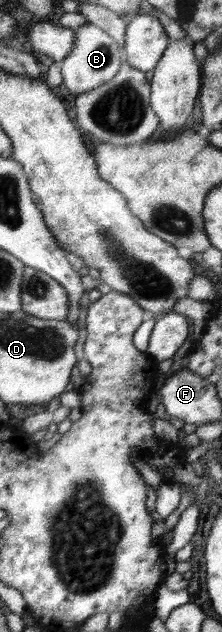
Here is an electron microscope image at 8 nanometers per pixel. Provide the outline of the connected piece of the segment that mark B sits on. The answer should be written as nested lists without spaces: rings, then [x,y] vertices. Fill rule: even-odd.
[[[90,22],[75,31],[76,43],[71,54],[68,54],[64,60],[61,60],[61,73],[66,89],[68,88],[72,94],[78,95],[82,94],[82,92],[96,90],[102,84],[110,82],[118,74],[122,66],[123,53],[108,34],[105,34],[101,28]]]

